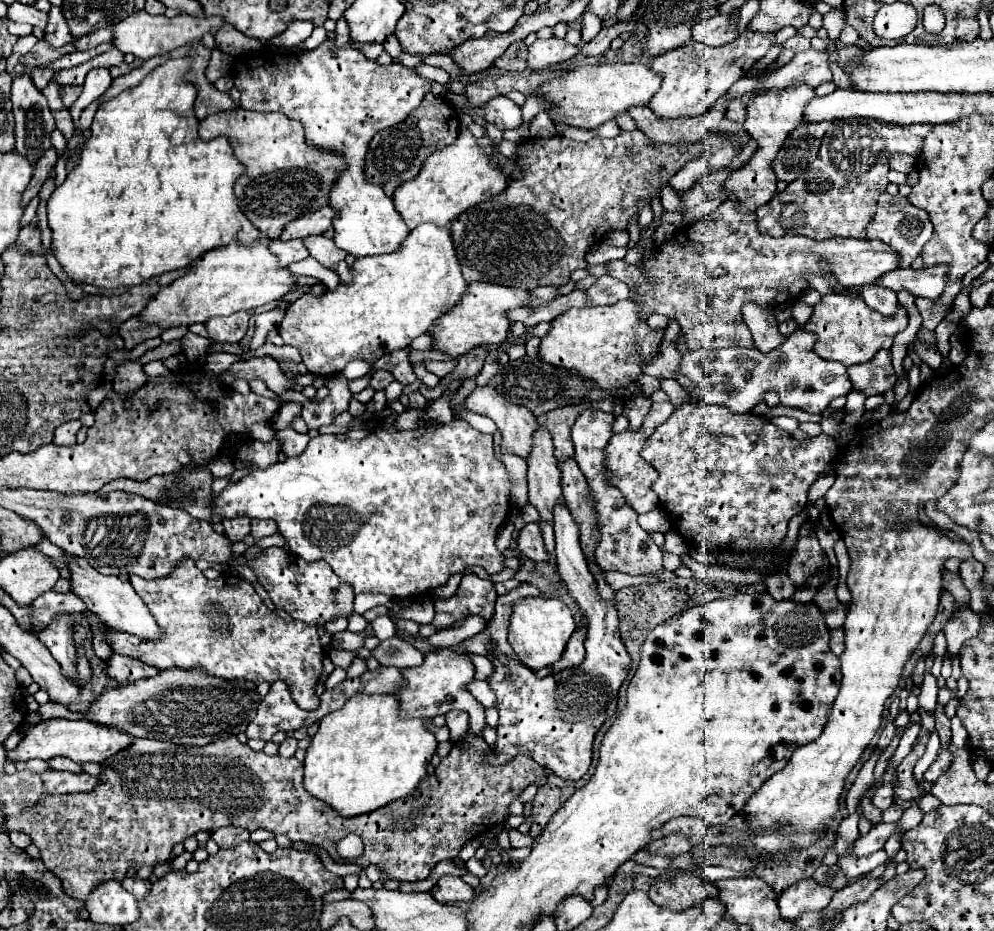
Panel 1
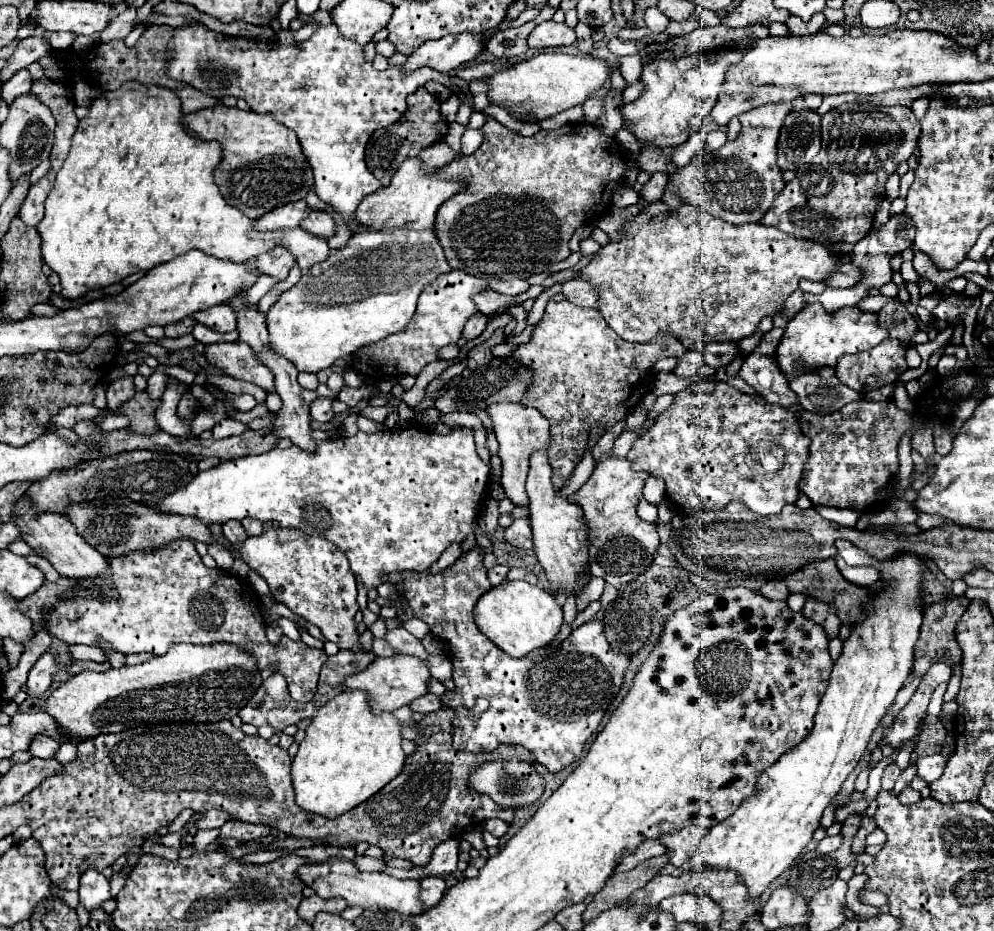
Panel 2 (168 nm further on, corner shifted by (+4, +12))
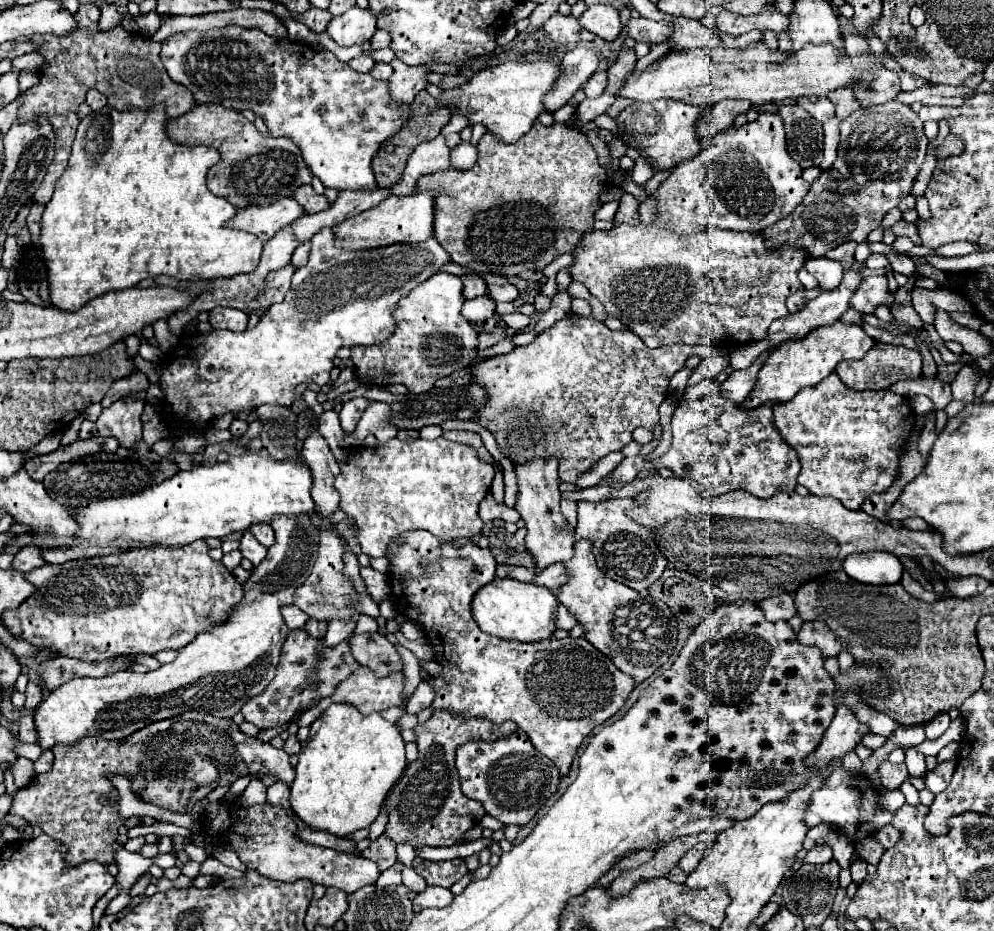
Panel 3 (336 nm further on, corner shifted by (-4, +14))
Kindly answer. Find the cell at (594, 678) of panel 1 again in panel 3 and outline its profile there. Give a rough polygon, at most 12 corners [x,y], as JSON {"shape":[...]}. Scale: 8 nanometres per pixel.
{"shape":[[390,545],[392,603],[444,677],[432,709],[514,721],[568,775],[634,679],[586,637],[480,631],[490,549]]}

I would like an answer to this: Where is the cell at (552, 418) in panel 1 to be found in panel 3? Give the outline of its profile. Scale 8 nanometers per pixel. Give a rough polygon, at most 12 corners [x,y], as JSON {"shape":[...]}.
{"shape":[[570,313],[472,367],[474,421],[560,479],[654,429],[706,345]]}

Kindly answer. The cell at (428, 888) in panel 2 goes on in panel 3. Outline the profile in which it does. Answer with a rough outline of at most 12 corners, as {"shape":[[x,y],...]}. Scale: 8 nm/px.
{"shape":[[428,885],[414,899],[414,911],[446,907],[454,899],[450,889]]}

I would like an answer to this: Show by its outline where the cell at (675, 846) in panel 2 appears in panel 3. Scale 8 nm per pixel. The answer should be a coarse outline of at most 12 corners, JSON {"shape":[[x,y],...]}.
{"shape":[[698,843],[682,859],[680,867],[690,873],[706,853],[708,845]]}

